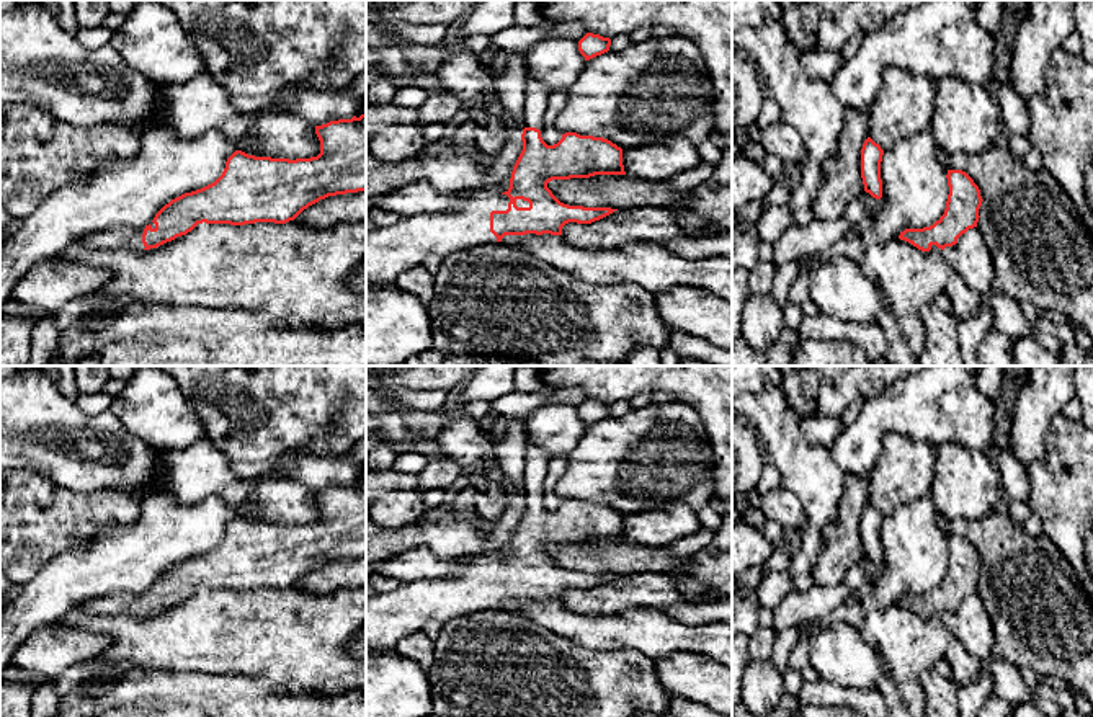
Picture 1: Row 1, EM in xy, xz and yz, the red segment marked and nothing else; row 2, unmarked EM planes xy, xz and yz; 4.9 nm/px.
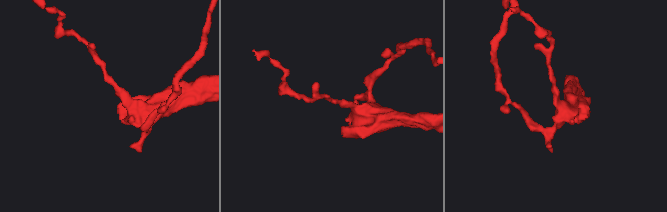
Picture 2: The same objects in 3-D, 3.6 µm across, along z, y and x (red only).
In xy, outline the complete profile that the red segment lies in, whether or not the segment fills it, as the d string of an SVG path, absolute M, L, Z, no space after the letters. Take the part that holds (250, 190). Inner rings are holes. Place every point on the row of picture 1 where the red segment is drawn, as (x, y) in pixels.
M366 113L359 118L315 126L320 154L310 158L255 157L235 150L222 175L211 185L185 193L165 204L145 227L113 225L83 235L90 250L150 250L186 235L198 224L245 225L255 222L286 224L304 209L328 196L366 191Z

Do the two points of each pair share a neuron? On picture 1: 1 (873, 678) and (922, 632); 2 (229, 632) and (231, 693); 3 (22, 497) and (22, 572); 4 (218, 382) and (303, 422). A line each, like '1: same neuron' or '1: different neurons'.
1: different neurons
2: different neurons
3: same neuron
4: same neuron

